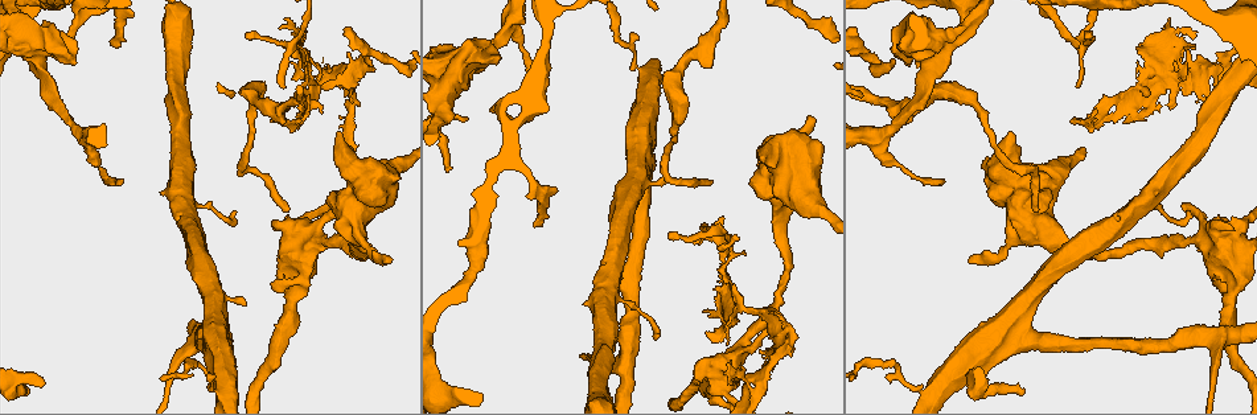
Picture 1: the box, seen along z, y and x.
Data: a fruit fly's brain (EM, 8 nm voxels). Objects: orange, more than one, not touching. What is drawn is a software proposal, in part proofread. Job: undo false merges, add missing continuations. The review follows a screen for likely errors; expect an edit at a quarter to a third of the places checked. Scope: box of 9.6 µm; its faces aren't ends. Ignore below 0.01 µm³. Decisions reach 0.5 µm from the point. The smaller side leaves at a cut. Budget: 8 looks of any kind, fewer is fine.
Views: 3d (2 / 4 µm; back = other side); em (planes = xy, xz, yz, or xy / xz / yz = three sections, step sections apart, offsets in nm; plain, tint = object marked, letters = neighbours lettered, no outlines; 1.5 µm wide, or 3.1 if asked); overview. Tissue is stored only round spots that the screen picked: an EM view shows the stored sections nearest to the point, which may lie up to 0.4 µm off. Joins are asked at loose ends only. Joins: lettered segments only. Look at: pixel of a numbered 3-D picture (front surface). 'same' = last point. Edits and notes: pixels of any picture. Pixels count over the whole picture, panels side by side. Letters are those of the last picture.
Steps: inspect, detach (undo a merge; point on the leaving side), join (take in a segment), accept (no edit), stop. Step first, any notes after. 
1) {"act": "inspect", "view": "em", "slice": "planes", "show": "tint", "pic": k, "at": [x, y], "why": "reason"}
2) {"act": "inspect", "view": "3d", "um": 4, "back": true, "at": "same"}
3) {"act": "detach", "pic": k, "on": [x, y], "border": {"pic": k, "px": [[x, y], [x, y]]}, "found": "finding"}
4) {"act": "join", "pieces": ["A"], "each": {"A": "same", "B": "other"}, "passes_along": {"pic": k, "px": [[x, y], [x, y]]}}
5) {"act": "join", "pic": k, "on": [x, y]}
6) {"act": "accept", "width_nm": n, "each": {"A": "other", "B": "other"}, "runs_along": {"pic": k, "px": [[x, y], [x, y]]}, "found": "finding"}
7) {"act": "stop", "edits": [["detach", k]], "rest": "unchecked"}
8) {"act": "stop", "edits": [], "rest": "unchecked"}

{"act": "inspect", "view": "em", "slice": "planes", "show": "plain", "pic": 1, "at": [1032, 208], "why": "branch stops here"}

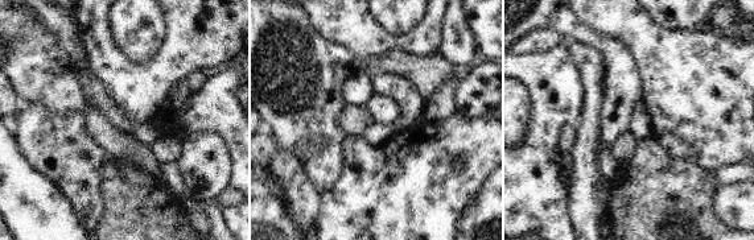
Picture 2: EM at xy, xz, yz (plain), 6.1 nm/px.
{"act": "inspect", "view": "em", "slice": "planes", "show": "letters", "at": "same"}

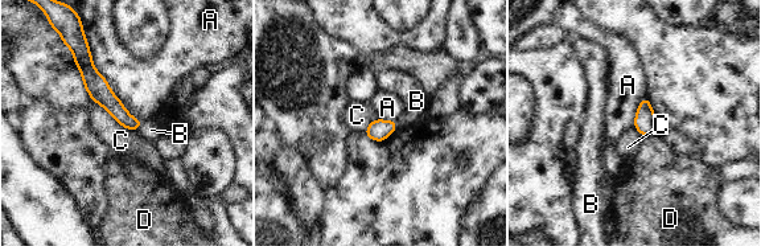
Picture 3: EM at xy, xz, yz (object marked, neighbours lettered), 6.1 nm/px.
{"act": "accept", "each": {"A": "other", "B": "other", "C": "other", "D": "other"}, "border": {"pic": 3, "px": [[86, 39], [94, 68], [142, 122]]}, "found": "none of them fits"}

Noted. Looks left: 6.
{"act": "inspect", "view": "em", "slice": "xz", "step": 4, "show": "letters", "pic": 1, "at": [1125, 99], "why": "abrupt turn"}

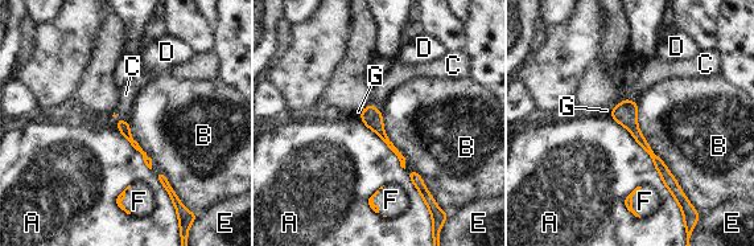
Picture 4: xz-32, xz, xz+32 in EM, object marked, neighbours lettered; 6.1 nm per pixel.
{"act": "accept", "each": {"A": "other", "B": "other", "C": "other", "D": "other", "E": "other", "F": "other", "G": "other"}, "border": {"pic": 4, "px": [[608, 114], [651, 159], [676, 201]]}, "found": "continuous, no second neuron"}

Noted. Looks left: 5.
{"act": "inspect", "view": "3d", "um": 2, "pic": 1, "at": [121, 180], "why": "branch stops here"}

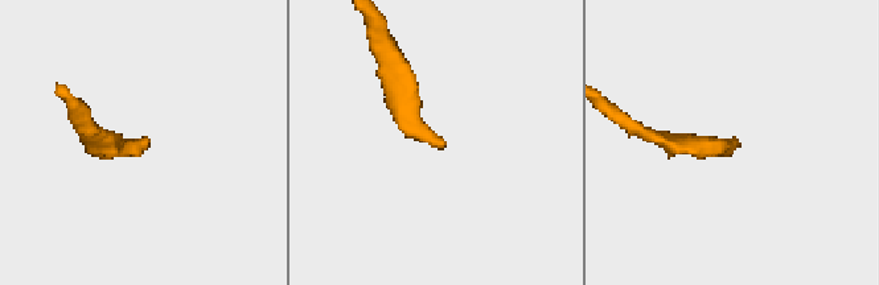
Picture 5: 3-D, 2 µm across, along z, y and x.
{"act": "inspect", "view": "em", "slice": "yz", "step": 4, "show": "letters", "pic": 5, "at": [733, 143], "why": "now the EM"}

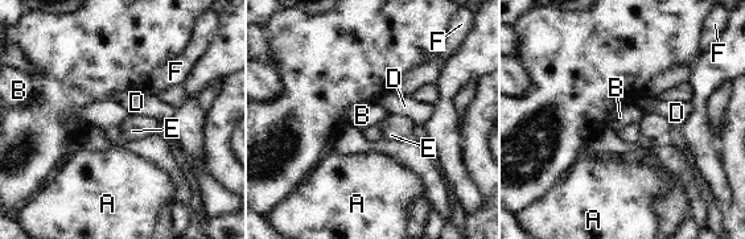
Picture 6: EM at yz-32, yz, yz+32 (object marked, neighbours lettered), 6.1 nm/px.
{"act": "inspect", "view": "em", "slice": "planes", "show": "letters", "at": "same", "why": "cut it another way"}

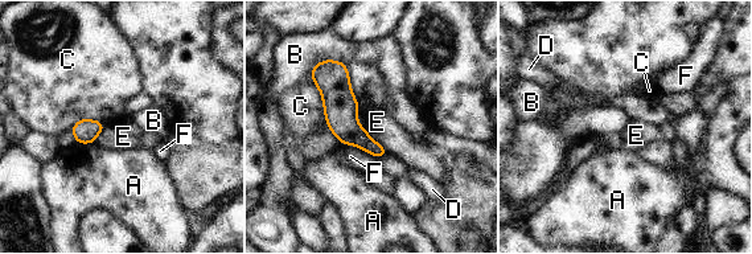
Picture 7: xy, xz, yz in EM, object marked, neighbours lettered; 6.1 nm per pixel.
{"act": "accept", "width_nm": 150, "longest_contact_nm": ["C", 280], "each": {"A": "other", "B": "other", "C": "other", "D": "other", "E": "other", "F": "other"}, "found": "none of them fits"}

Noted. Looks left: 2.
{"act": "stop", "edits": [], "rest": "unchecked"}

